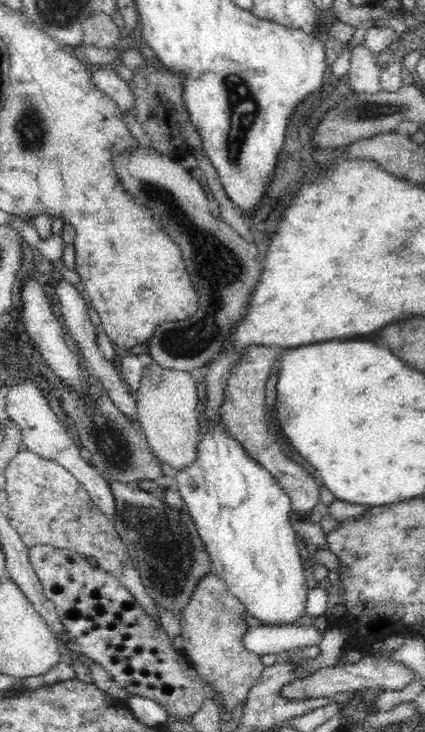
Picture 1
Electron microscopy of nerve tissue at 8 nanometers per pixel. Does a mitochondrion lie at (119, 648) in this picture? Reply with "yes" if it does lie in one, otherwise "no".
no

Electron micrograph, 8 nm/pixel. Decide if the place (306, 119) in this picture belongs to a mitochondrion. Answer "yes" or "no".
no

